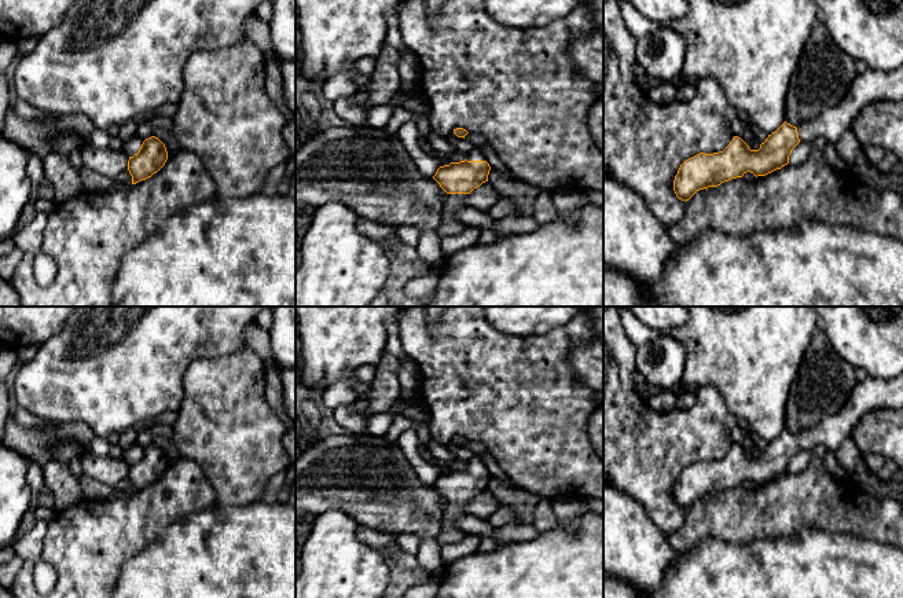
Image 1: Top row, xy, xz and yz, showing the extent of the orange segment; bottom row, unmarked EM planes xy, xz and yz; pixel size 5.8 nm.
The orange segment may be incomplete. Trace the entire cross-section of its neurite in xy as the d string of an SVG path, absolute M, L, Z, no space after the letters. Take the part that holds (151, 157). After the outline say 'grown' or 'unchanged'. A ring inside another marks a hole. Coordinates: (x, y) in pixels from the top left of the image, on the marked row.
M155 136L146 139L137 154L129 157L128 170L132 184L151 177L166 162L168 151L165 144Z | unchanged

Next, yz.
M903 65L891 71L880 71L867 69L858 74L847 93L847 96L833 107L826 107L822 113L800 124L797 128L786 121L760 144L759 150L750 150L749 146L738 136L734 136L730 144L719 153L700 153L686 159L675 176L673 191L682 201L689 201L697 191L717 187L731 179L742 177L746 172L757 176L766 176L789 164L792 150L800 142L812 143L816 137L823 137L827 143L836 144L840 136L852 128L859 113L876 102L903 99Z | grown

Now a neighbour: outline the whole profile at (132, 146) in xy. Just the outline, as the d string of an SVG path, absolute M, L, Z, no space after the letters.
M139 135L131 137L129 140L125 140L125 142L124 142L124 153L125 153L128 157L133 157L135 154L139 153L143 142L144 142L144 140L143 140Z

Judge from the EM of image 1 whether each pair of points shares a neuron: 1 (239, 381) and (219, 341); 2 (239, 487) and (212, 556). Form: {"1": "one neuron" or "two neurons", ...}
{"1": "two neurons", "2": "two neurons"}

